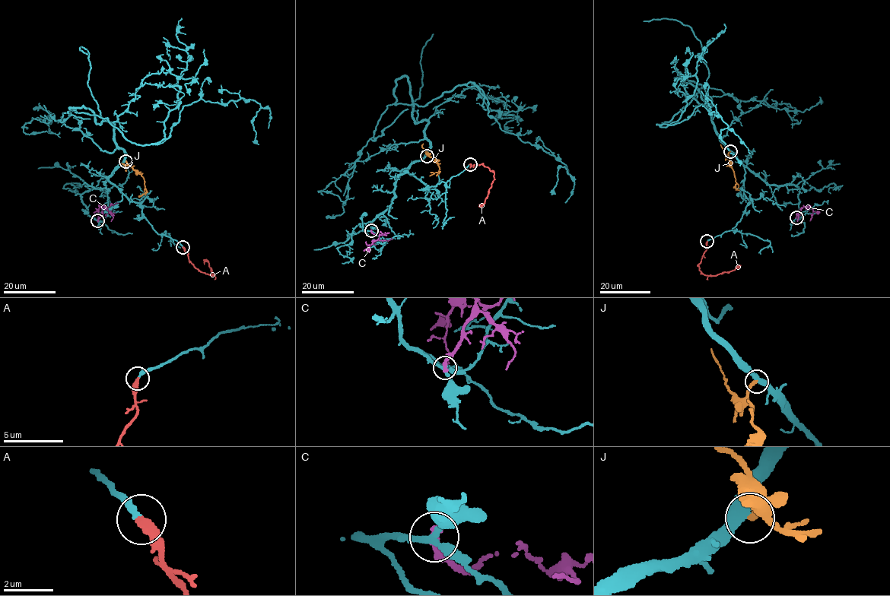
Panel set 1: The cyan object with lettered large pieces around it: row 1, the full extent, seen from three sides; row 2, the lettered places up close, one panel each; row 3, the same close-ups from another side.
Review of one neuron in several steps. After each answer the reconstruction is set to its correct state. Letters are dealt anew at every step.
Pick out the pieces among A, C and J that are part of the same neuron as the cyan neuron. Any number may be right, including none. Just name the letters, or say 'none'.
A

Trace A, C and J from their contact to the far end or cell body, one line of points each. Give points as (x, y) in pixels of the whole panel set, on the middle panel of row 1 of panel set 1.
A: (469, 164), (472, 166), (480, 164), (494, 172), (494, 180), (487, 197), (482, 204), (479, 204)
C: (371, 230), (379, 238), (368, 245)
J: (427, 156), (435, 160), (440, 168), (439, 172), (429, 175)

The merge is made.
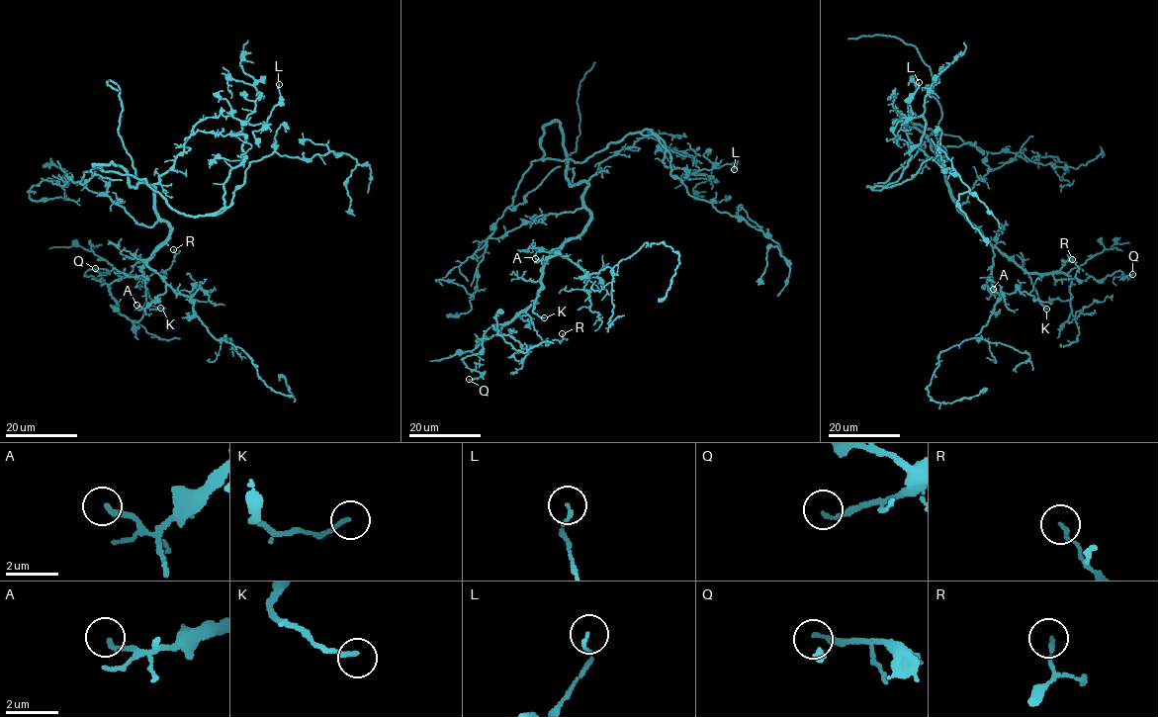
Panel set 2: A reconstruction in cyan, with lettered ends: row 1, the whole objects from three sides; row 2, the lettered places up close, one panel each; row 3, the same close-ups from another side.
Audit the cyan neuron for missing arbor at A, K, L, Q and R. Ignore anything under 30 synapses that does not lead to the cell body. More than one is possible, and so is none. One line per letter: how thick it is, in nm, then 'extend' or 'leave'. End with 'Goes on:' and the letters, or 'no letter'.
A: calibre 200 nm; leave
K: calibre 140 nm; leave
L: calibre 110 nm; leave
Q: calibre 150 nm; leave
R: calibre 140 nm; leave
Goes on: no letter

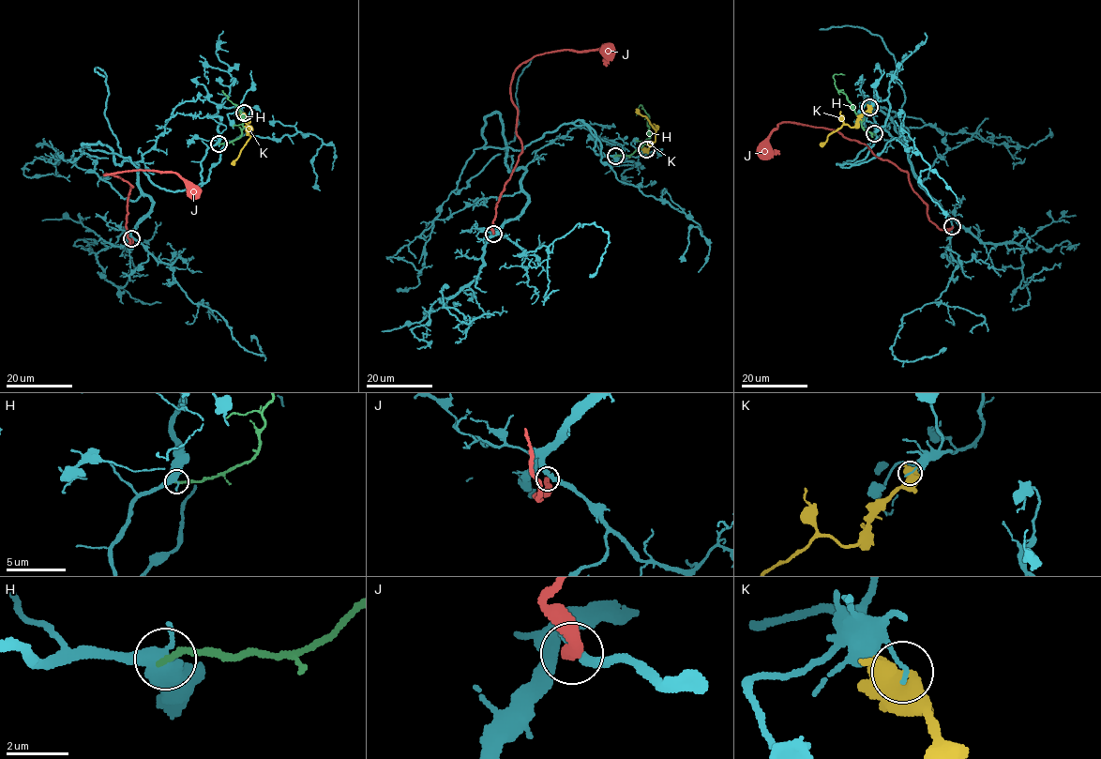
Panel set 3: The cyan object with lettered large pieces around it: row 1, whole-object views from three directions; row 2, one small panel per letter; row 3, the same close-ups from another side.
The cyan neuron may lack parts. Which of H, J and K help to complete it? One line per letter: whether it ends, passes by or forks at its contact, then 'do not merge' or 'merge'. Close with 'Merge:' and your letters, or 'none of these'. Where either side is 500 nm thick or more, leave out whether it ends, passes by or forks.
H: it ends there; do not merge
J: it ends there; do not merge
K: do not merge
Merge: none of these

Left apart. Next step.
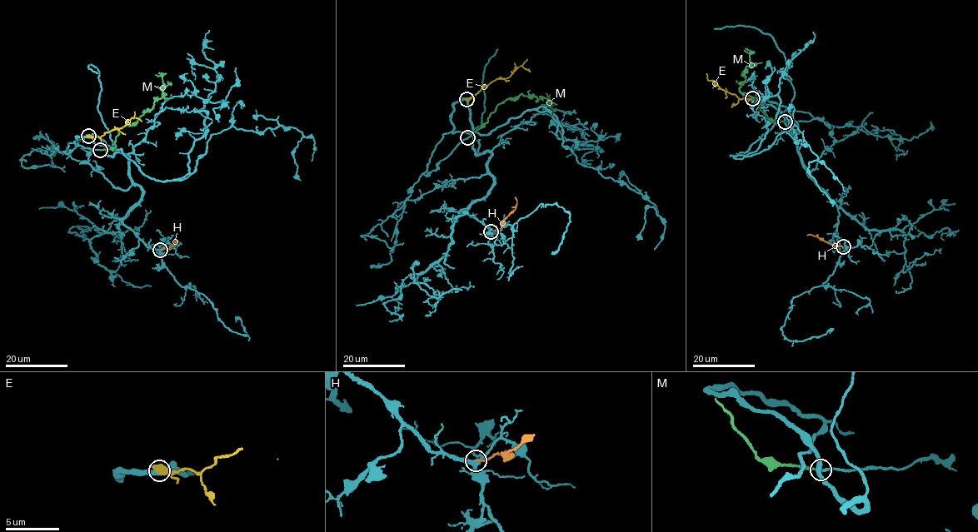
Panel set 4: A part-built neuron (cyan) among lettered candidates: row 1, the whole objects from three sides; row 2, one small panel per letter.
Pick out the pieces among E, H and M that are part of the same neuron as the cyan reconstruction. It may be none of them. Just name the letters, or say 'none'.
M

